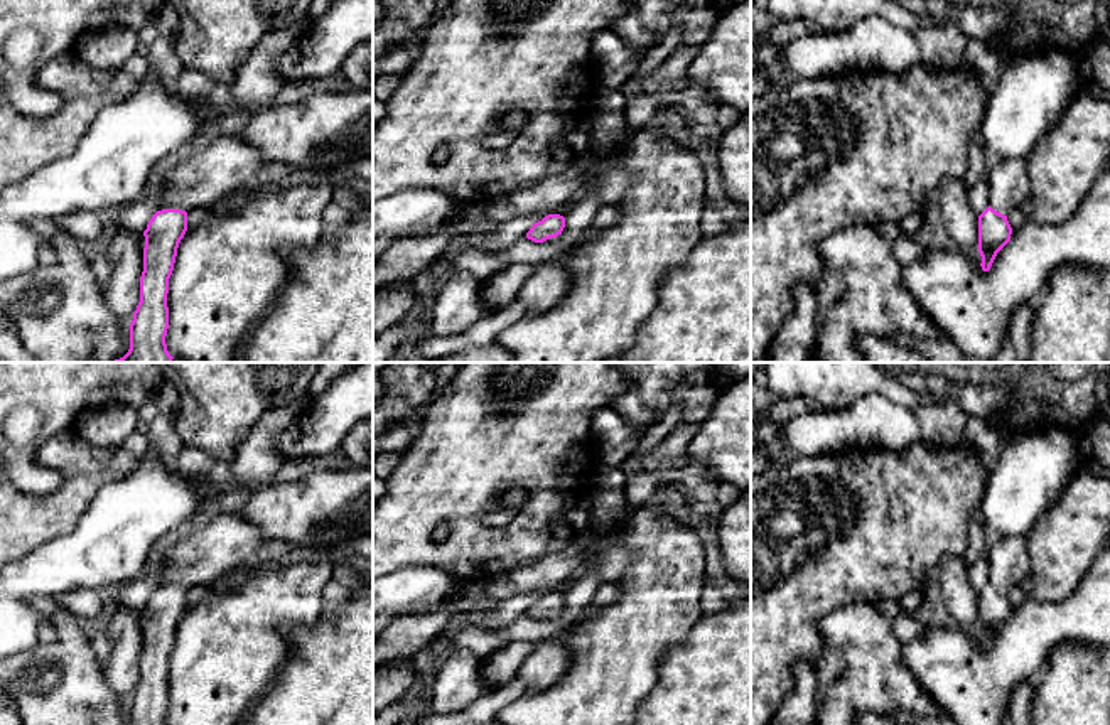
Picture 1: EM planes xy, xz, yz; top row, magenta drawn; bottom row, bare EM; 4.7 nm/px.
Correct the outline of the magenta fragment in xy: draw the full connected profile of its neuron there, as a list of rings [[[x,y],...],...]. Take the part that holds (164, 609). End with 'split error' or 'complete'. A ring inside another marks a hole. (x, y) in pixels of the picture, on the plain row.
[[[240,511],[216,516],[174,545],[162,560],[162,587],[143,609],[140,679],[130,701],[130,725],[167,725],[169,656],[192,585],[211,585],[248,561],[267,543]]]; split error

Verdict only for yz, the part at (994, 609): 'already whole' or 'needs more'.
needs more

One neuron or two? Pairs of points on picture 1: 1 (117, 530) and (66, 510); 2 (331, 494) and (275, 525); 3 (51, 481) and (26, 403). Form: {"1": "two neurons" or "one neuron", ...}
{"1": "two neurons", "2": "one neuron", "3": "one neuron"}

